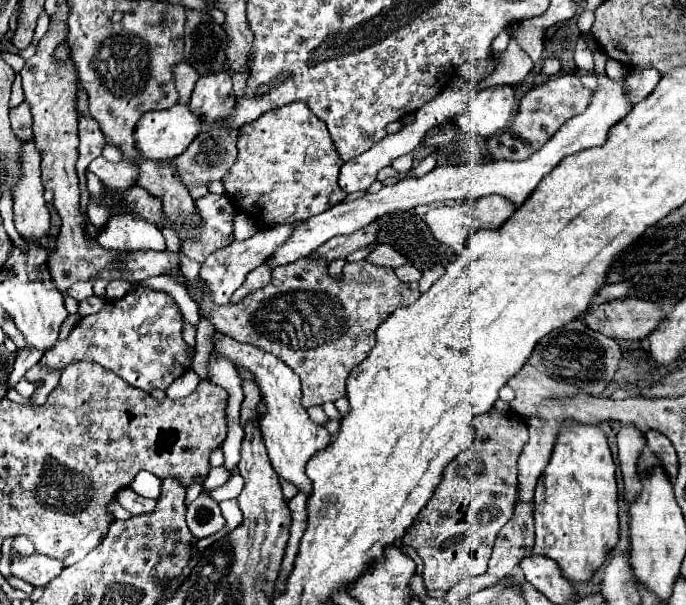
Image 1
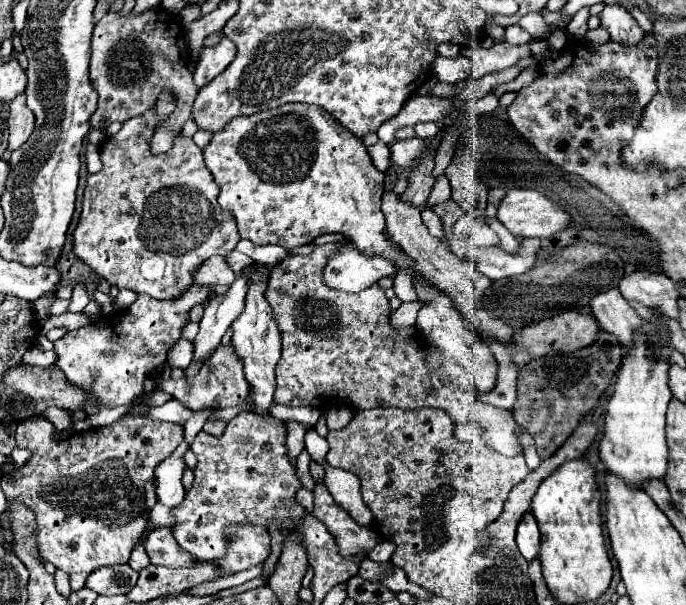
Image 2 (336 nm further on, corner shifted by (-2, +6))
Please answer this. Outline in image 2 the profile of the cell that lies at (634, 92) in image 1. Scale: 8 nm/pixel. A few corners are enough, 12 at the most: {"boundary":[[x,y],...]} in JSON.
{"boundary":[[605,5],[599,19],[611,41],[635,45],[645,31],[621,5]]}

